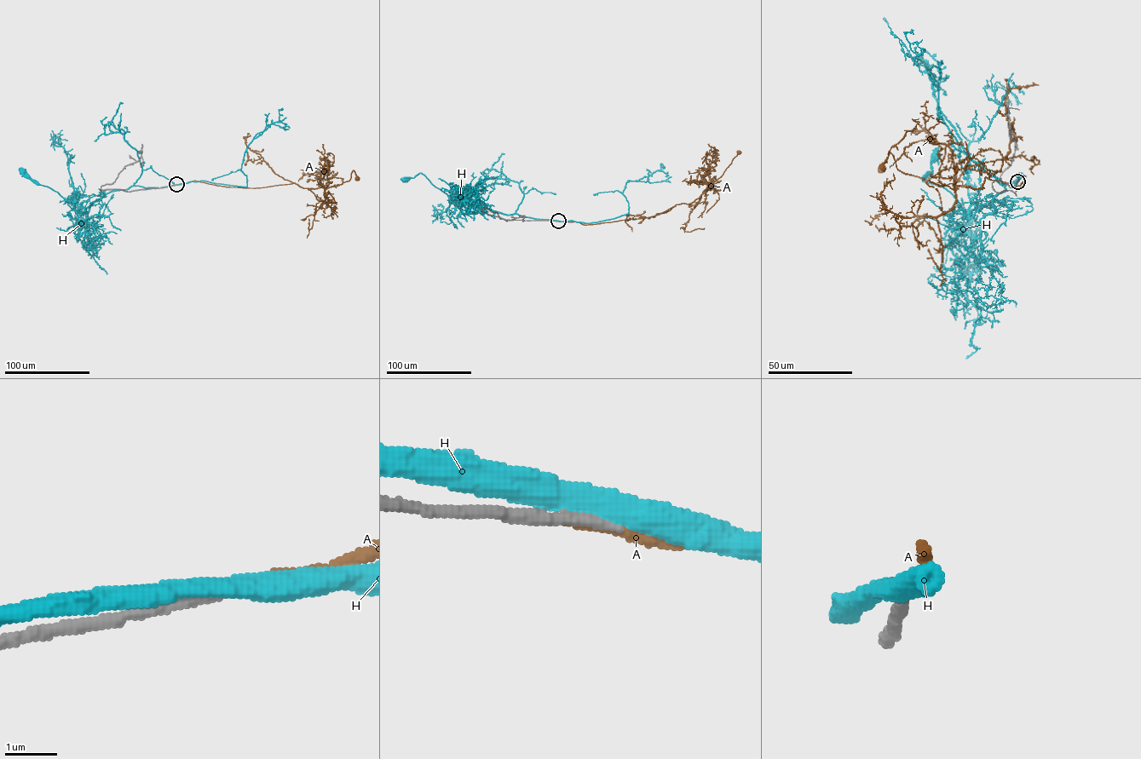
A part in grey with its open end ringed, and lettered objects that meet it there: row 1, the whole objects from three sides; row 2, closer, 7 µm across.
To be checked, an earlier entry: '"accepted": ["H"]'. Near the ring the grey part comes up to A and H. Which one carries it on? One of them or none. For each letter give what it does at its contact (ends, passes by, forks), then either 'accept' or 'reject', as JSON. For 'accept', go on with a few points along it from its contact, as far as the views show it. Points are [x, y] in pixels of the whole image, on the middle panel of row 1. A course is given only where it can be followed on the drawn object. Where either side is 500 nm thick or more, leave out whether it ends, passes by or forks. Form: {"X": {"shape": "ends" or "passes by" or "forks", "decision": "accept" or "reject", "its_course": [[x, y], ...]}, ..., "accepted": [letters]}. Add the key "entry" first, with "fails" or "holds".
{"entry": "fails", "A": {"shape": "ends", "decision": "accept", "its_course": [[558, 221], [586, 225], [647, 218], [677, 204], [691, 204], [723, 175], [739, 152]]}, "H": {"shape": "passes by", "decision": "reject"}, "accepted": ["A"]}

